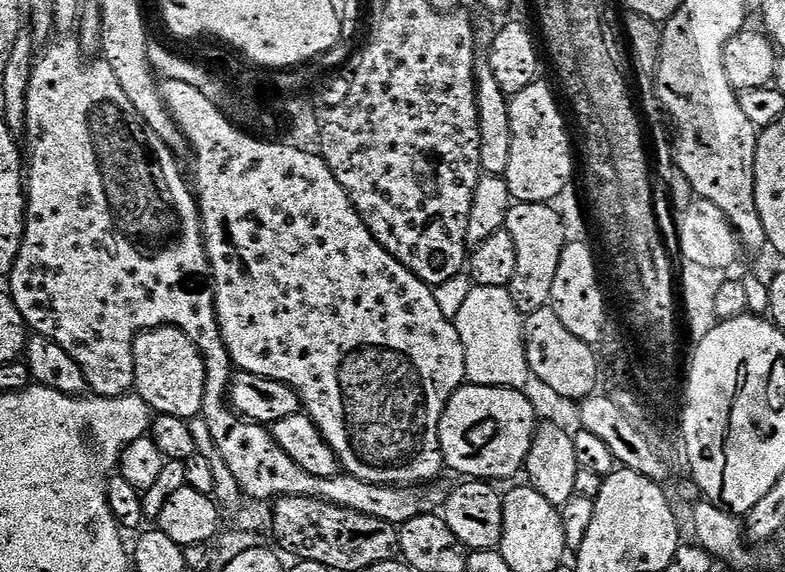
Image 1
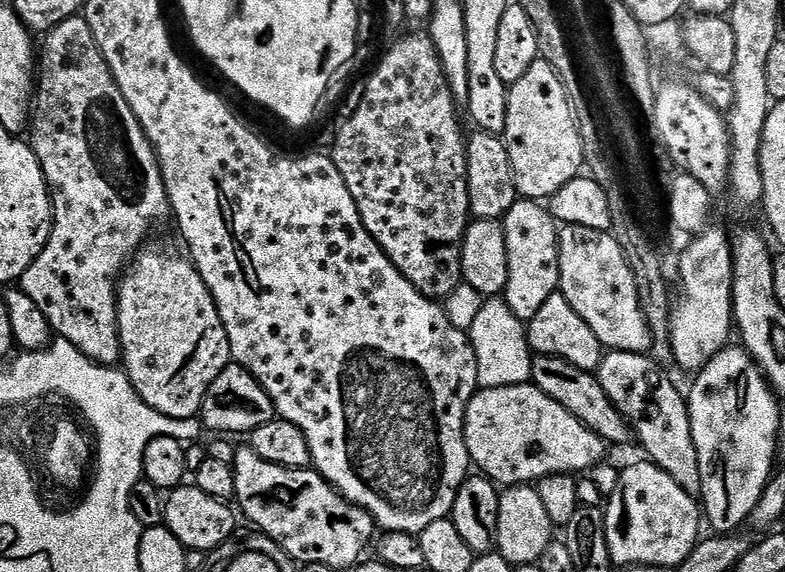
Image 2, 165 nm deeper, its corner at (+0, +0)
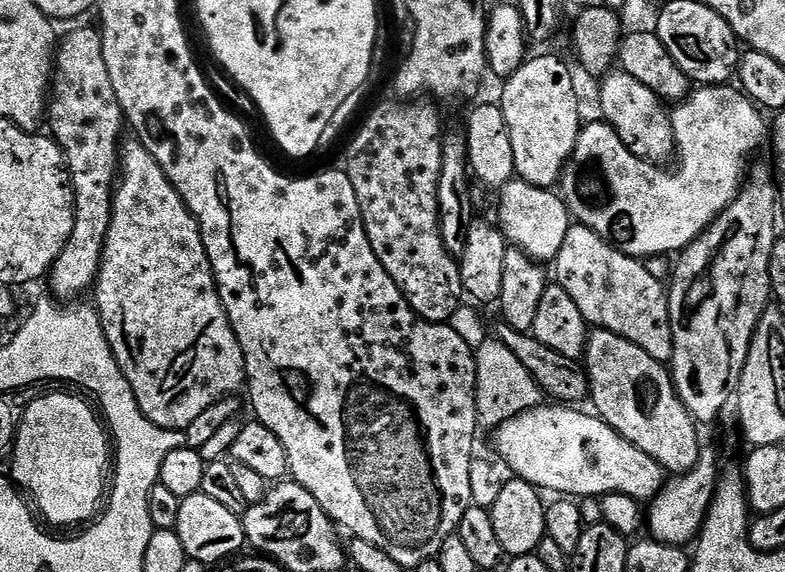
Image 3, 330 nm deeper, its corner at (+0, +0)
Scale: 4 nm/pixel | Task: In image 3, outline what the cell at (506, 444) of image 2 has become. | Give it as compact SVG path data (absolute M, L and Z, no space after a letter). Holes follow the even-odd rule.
M563 403L549 405L532 408L495 425L496 452L508 463L513 477L564 498L599 498L621 492L635 500L651 502L659 494L666 483L666 473L650 454L638 450L595 414L587 416L579 412L579 407Z

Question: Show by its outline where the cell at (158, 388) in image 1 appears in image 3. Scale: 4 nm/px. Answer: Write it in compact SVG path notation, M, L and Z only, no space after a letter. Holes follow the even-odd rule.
M125 139L120 150L120 167L118 169L120 177L114 189L112 221L106 230L104 249L100 255L100 273L96 275L94 285L94 293L96 292L94 307L97 316L100 317L100 325L106 334L108 344L112 347L114 358L118 362L126 382L130 382L130 390L134 390L134 398L138 402L142 414L154 426L180 434L187 430L190 422L194 422L194 418L198 418L198 414L202 414L202 410L214 406L219 400L231 397L236 394L232 392L238 391L239 388L241 391L246 380L244 355L242 354L242 346L230 326L230 318L222 306L220 291L216 288L216 276L212 272L210 258L206 254L206 246L202 242L198 222L192 216L192 211L186 206L186 202L178 194L178 190L174 190L174 186L166 178L162 166L158 166L152 152L146 150L146 146L140 143L139 139L131 139Z

